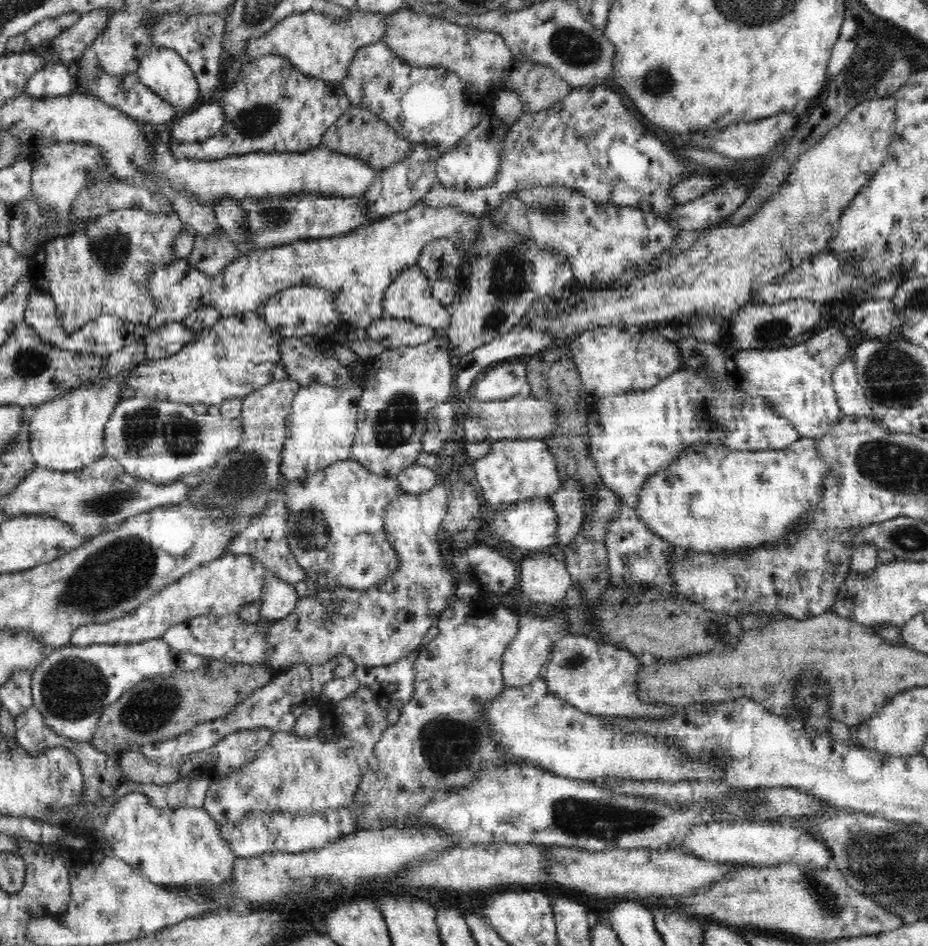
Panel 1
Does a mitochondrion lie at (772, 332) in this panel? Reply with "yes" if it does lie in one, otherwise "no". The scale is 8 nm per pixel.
yes

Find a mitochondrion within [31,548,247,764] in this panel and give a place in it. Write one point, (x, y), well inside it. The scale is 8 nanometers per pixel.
(74, 688)

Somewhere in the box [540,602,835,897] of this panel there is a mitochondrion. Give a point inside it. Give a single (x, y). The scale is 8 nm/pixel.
(603, 822)

